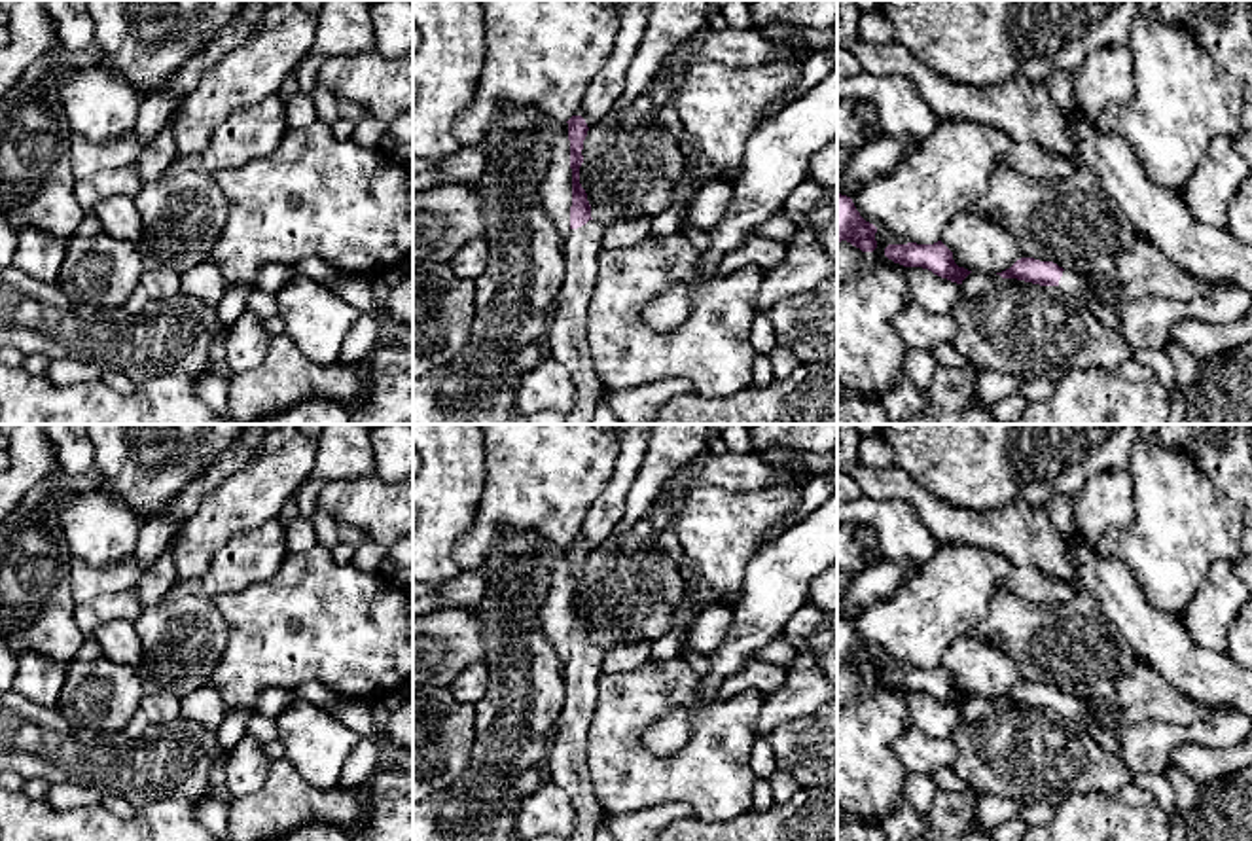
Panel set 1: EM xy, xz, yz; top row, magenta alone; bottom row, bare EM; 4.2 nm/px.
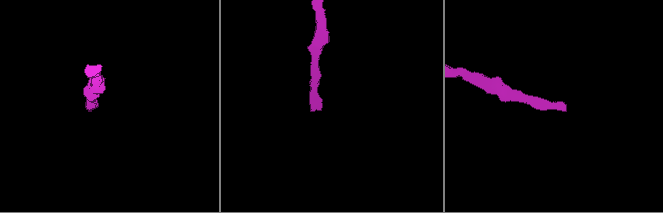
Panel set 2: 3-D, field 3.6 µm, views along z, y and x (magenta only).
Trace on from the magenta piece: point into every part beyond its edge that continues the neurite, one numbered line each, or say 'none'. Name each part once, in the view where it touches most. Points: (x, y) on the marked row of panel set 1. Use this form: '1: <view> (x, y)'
1: xz (567, 339)

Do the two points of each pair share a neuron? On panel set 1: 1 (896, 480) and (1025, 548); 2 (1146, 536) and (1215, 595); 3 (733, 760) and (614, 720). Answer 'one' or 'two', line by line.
1: one
2: two
3: one

